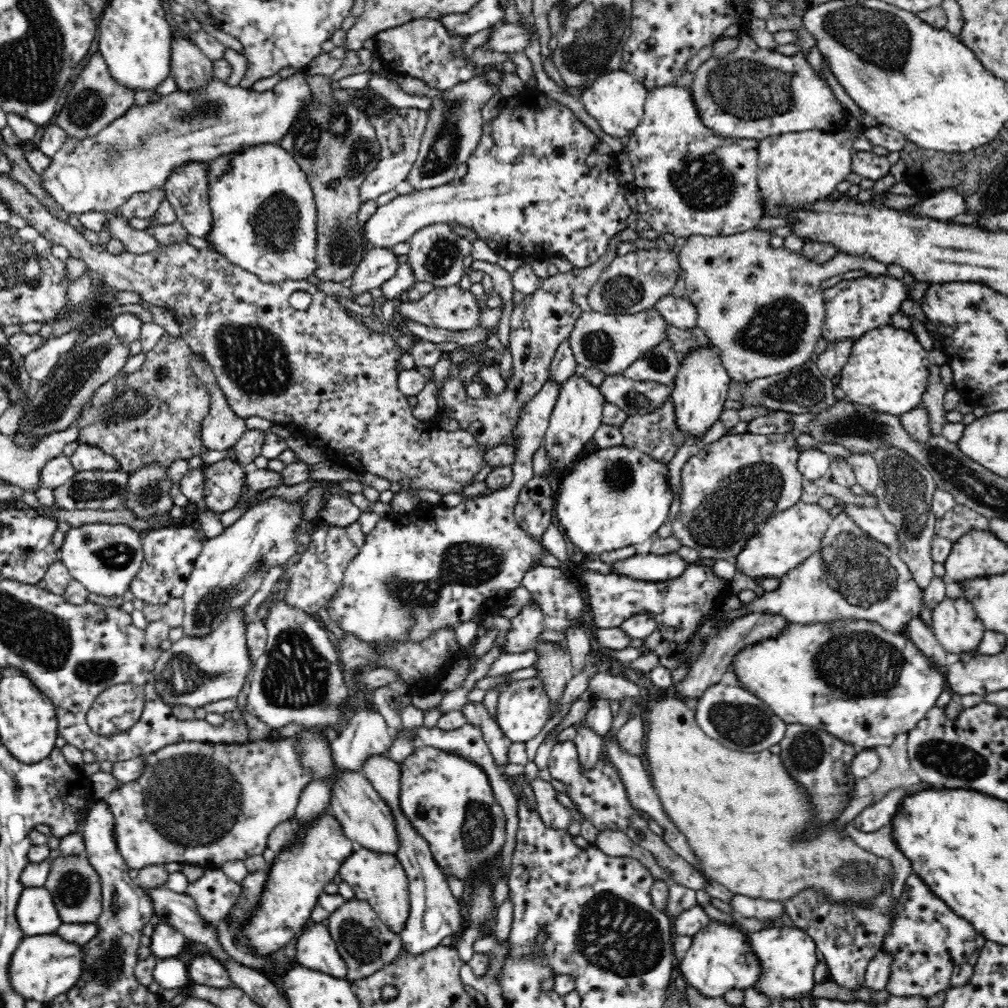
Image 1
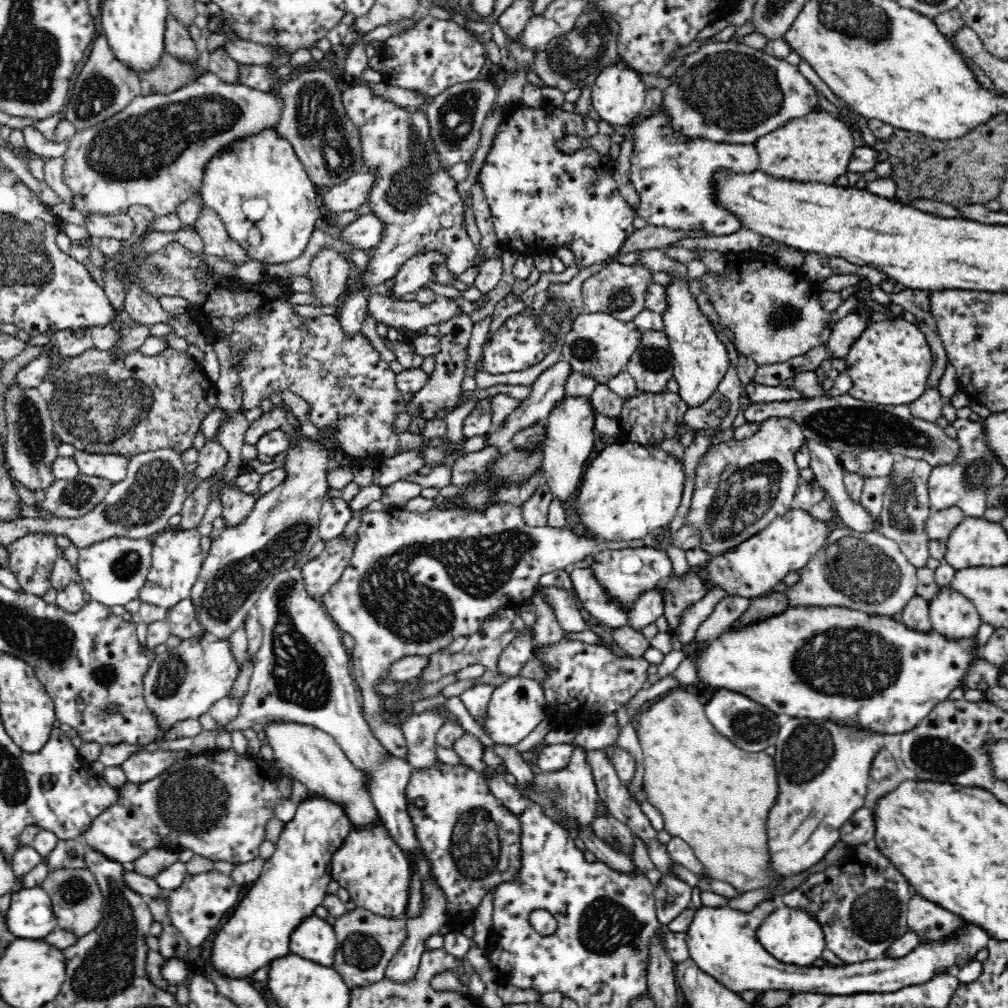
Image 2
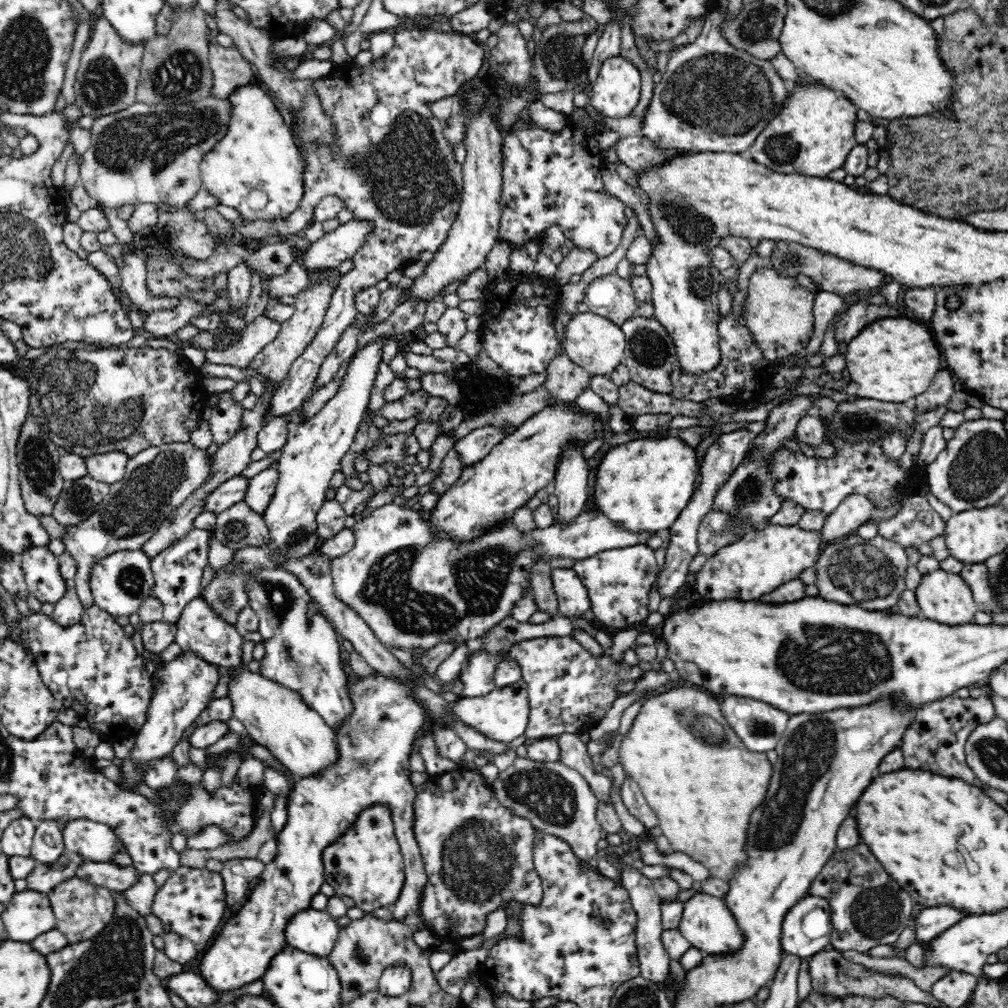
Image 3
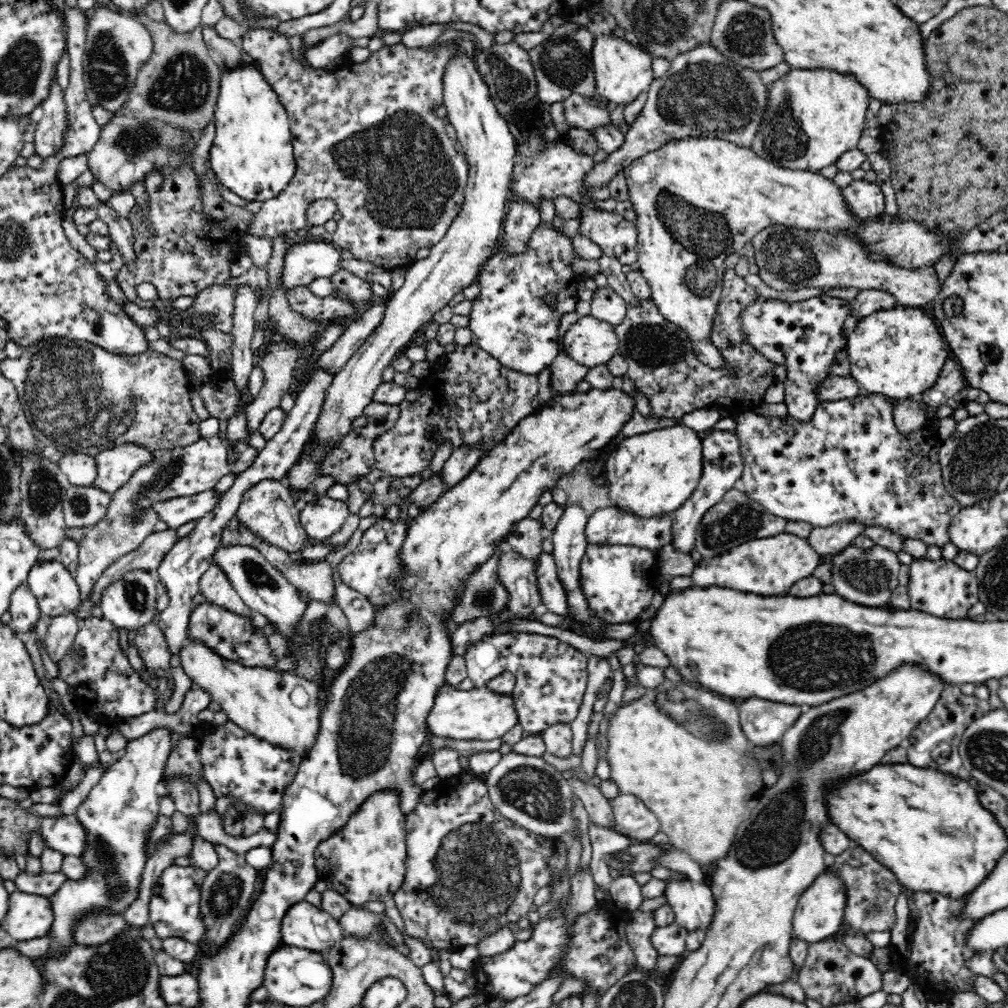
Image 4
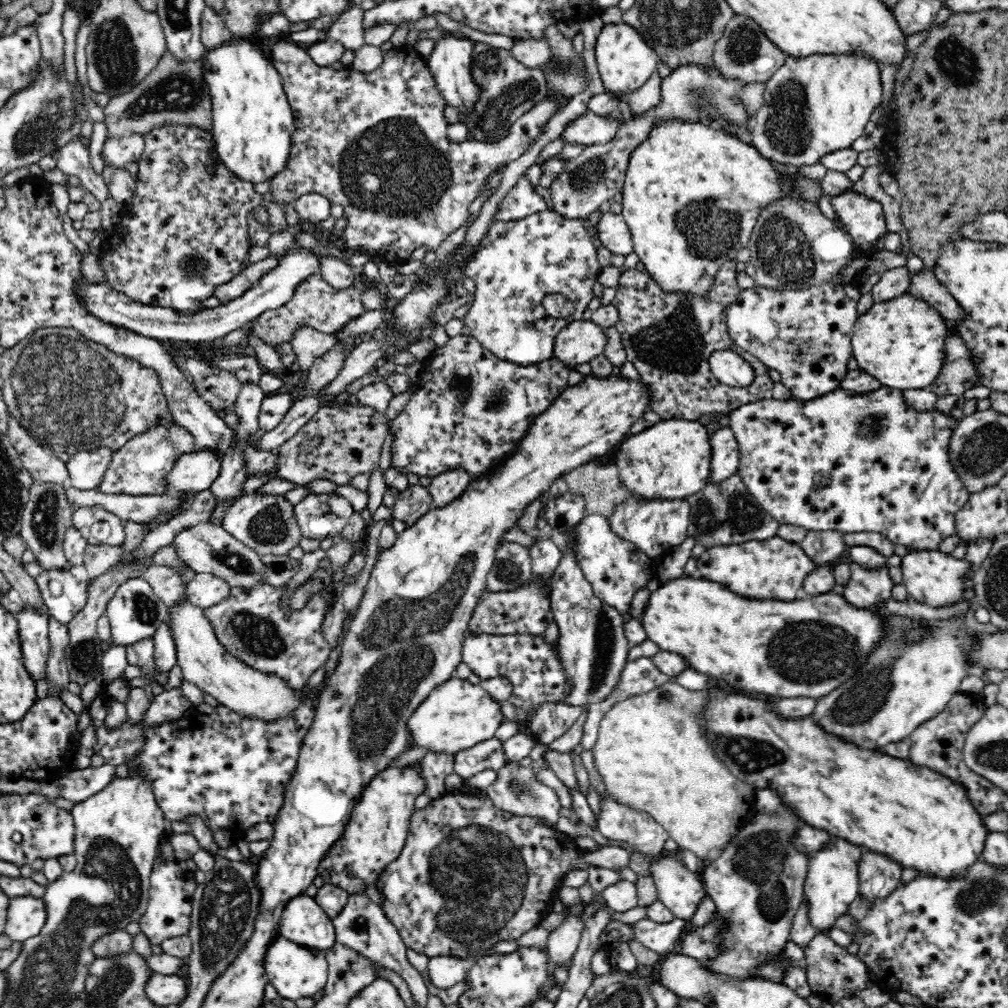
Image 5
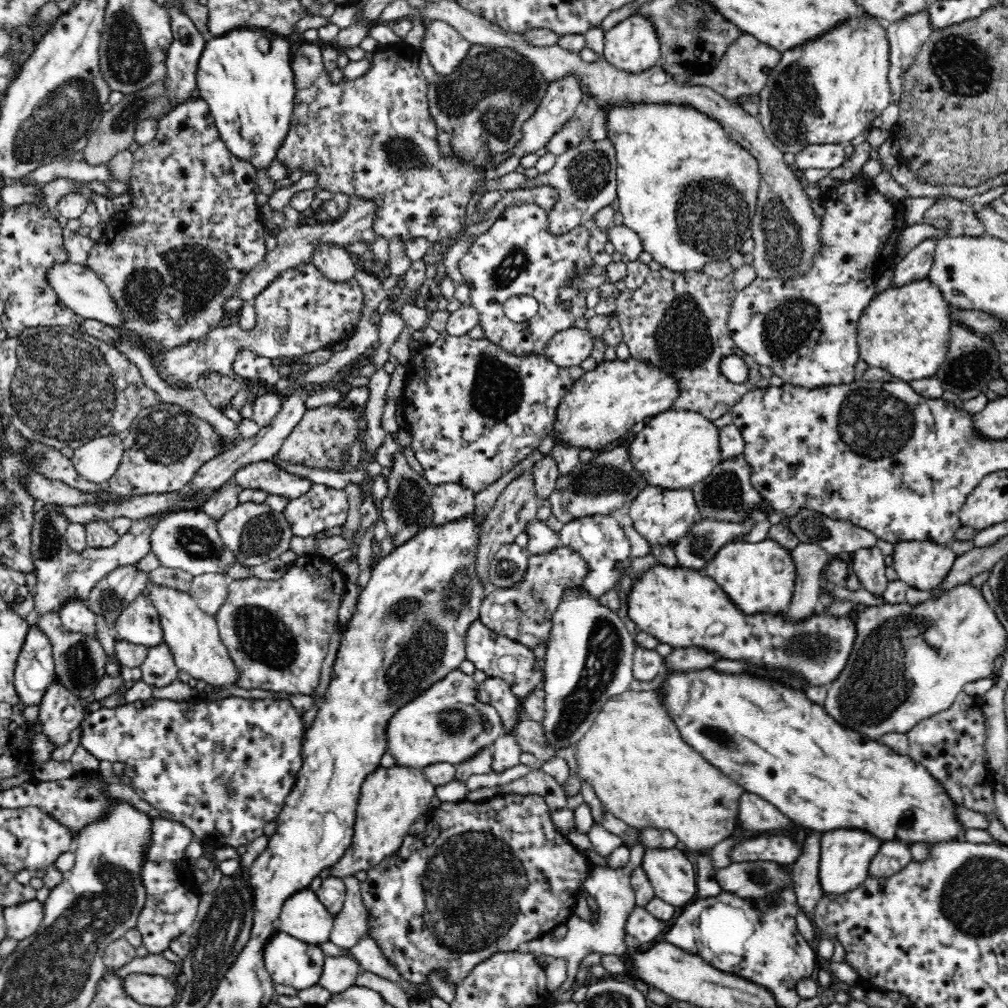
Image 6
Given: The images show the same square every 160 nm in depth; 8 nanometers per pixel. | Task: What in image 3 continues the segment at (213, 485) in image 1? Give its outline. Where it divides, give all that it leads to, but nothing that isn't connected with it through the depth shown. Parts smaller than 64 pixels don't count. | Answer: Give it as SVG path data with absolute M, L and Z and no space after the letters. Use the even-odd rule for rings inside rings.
M244 500L217 513L217 516L213 533L220 543L233 551L246 544L258 546L270 541L269 529L263 516L250 509Z

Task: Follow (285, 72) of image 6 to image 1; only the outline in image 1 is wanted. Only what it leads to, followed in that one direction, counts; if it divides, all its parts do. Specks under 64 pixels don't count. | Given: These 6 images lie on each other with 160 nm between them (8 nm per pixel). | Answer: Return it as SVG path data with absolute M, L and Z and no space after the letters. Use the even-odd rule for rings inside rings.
M263 144L222 155L208 163L209 205L212 228L204 238L210 248L233 266L254 273L263 283L307 280L315 275L317 230L316 201L306 173L280 144Z

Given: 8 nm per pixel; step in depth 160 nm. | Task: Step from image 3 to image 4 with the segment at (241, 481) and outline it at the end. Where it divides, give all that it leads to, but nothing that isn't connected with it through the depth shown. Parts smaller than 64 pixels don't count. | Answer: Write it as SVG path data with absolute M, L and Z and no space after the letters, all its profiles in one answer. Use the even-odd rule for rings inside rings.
M216 488L209 489L200 494L158 502L152 509L160 515L160 520L166 522L168 527L178 529L187 522L198 521L212 513L218 502L224 498L224 494L226 493L218 493Z

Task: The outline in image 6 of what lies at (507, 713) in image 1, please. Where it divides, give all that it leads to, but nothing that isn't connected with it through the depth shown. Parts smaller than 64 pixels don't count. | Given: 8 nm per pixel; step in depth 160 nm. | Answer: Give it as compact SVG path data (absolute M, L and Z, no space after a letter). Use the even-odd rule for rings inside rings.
M459 668L447 674L442 680L435 682L428 690L422 691L412 702L406 703L392 715L387 726L387 750L397 760L400 766L422 769L436 762L448 762L456 765L462 760L472 758L478 750L493 745L505 733L502 729L502 717L491 705L478 700L480 684L472 679L472 675L464 674Z

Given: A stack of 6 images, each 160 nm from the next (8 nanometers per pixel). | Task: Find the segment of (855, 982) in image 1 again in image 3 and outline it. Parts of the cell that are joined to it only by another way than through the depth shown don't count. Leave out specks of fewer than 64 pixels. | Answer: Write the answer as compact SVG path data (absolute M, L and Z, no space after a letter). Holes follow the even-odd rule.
M862 840L850 848L837 848L816 874L806 895L828 899L832 923L830 948L840 953L854 950L868 954L880 945L894 946L902 930L912 926L915 902L911 894L891 878Z

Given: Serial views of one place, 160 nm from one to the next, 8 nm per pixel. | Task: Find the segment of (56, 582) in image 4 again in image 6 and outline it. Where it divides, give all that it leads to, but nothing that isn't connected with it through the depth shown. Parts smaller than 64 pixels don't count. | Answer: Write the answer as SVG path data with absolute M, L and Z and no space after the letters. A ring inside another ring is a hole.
M69 599L58 611L61 623L71 632L85 632L96 636L94 613L88 608L84 599Z

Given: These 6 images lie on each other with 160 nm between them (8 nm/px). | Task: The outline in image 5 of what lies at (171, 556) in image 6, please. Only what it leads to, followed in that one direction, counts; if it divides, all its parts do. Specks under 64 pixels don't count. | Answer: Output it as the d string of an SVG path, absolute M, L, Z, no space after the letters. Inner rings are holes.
M202 522L194 528L188 528L180 532L174 538L179 560L189 566L192 574L198 572L210 572L228 582L231 587L238 587L241 590L254 590L255 586L262 583L269 583L265 579L265 566L263 556L242 544L234 536L230 535L223 526L215 526L210 522Z

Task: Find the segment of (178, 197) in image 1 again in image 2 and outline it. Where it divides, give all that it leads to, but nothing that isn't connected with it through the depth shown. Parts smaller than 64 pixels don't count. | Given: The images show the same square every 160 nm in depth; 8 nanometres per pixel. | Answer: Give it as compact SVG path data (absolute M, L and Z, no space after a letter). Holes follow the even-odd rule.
M198 188L198 194L186 198L185 203L190 206L196 203L200 207L196 220L190 220L186 228L194 230L198 236L201 236L205 244L205 252L234 263L234 265L251 260L246 250L242 249L238 243L229 240L222 219L220 219L216 211L203 202L200 188Z

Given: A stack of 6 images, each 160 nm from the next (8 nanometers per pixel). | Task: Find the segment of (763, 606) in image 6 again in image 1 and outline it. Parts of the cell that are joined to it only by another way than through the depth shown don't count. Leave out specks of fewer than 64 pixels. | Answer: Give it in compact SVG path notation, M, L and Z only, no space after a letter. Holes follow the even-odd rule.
M800 500L790 508L770 518L760 528L758 535L746 542L738 556L734 557L735 568L752 578L777 578L803 563L819 550L820 542L833 522L834 513L819 503L804 503Z

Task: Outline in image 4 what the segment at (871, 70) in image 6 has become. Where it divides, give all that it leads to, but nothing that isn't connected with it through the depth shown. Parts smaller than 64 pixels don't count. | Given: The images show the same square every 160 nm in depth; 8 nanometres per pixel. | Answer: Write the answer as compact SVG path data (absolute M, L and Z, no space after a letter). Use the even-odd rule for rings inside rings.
M792 69L770 84L768 108L750 147L758 156L775 165L818 173L822 168L836 164L842 154L858 146L862 131L867 127L868 102L870 97L866 87L850 75L834 73L828 69Z

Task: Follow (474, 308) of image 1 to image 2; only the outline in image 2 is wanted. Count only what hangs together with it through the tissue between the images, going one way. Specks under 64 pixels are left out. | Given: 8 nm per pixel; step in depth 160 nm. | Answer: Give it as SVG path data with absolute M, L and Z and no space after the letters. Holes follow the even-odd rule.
M375 292L368 299L368 310L377 322L384 322L388 327L420 333L432 324L439 325L464 313L454 298L446 296L437 295L430 304L422 304L412 297L398 299Z

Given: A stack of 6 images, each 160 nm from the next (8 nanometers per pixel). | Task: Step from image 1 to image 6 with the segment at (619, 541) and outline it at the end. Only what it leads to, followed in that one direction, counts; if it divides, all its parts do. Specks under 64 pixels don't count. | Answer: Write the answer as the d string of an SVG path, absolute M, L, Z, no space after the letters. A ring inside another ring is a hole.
M669 408L655 415L642 431L635 434L628 448L632 467L649 486L663 490L692 490L722 461L718 430L701 414Z

